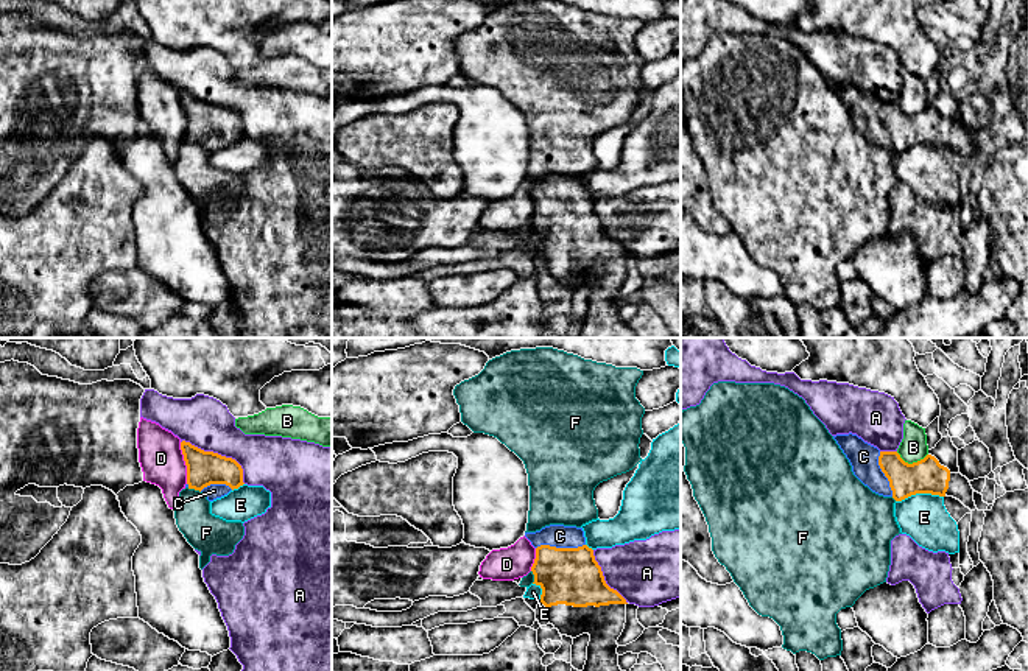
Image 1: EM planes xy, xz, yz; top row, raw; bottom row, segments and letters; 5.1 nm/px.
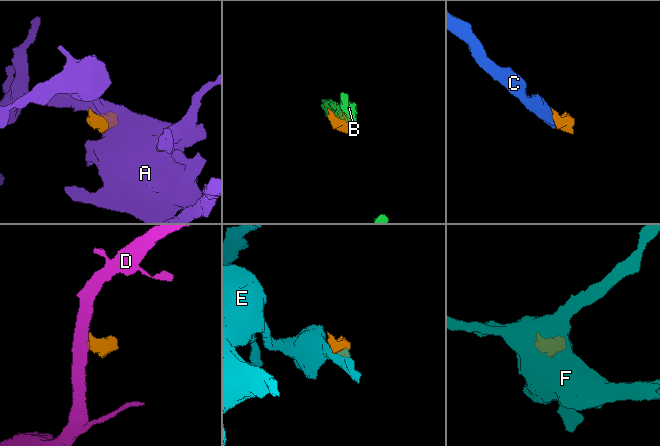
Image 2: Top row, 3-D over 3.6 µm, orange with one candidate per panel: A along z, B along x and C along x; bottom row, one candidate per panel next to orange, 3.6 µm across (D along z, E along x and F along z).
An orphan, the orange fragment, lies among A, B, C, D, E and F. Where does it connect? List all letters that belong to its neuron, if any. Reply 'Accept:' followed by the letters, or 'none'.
Accept: C

